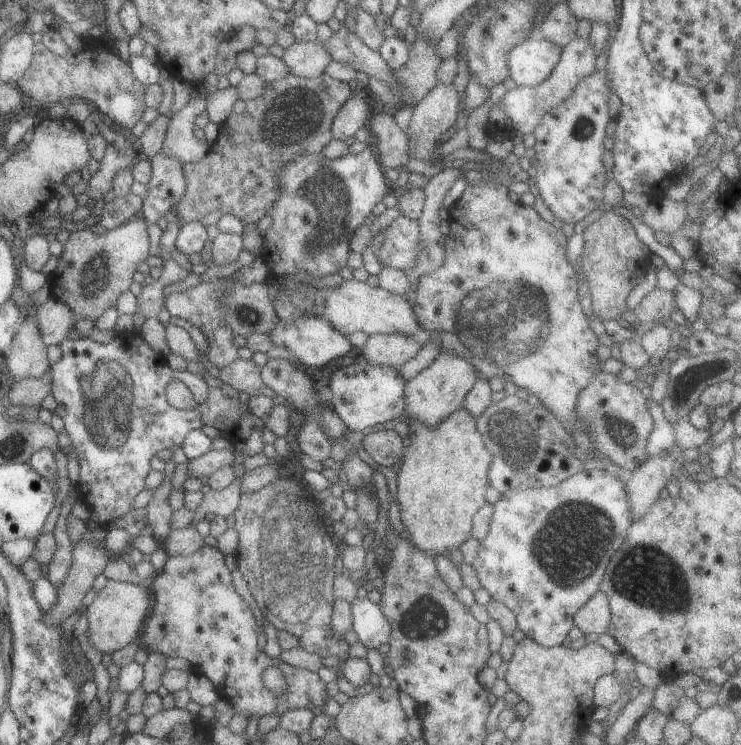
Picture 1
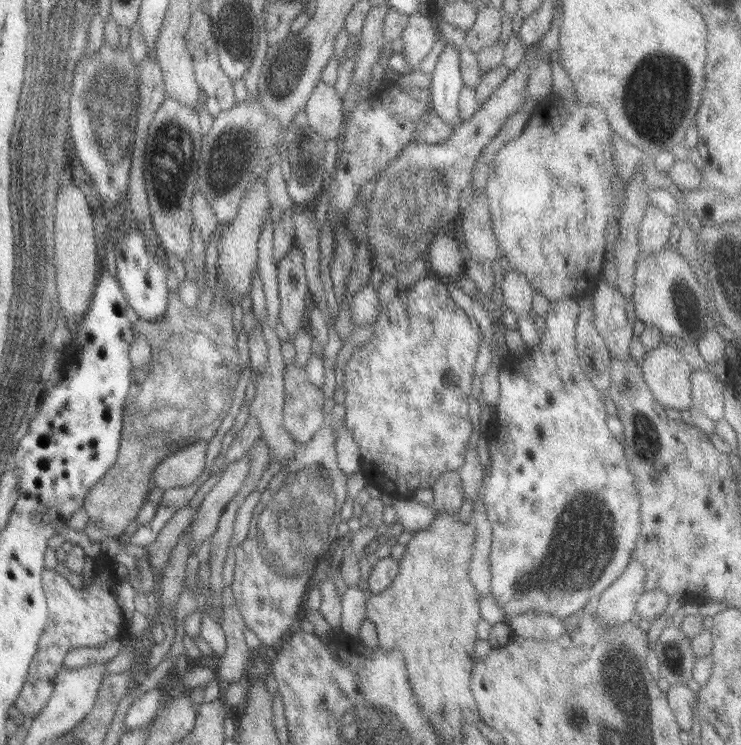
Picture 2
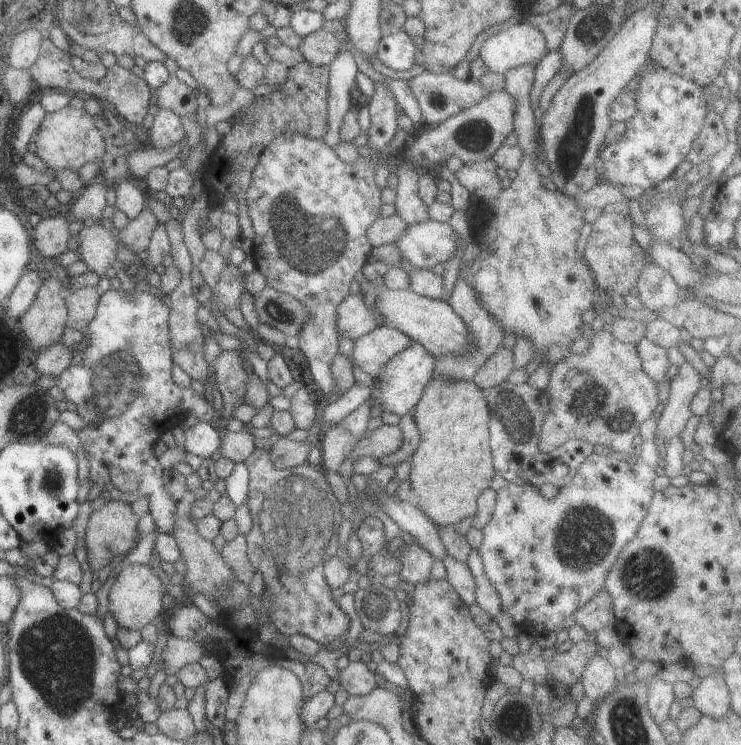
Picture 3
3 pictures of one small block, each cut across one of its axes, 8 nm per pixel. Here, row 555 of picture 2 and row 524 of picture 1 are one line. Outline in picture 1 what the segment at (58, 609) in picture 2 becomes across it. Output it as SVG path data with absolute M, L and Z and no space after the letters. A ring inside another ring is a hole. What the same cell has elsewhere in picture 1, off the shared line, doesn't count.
M133 329L128 332L119 332L113 337L113 340L107 342L107 344L92 342L89 338L73 338L73 340L71 340L71 338L65 338L59 346L61 347L62 356L55 364L48 368L51 378L50 394L55 402L54 414L60 416L63 420L65 424L64 430L69 437L69 441L71 441L72 450L78 459L78 483L75 486L77 500L85 505L91 506L91 509L94 509L97 514L98 524L100 526L105 526L107 522L122 518L127 512L133 509L132 502L135 496L144 490L144 480L151 470L150 459L157 455L165 455L170 450L180 446L189 432L200 429L201 427L201 418L199 412L195 408L179 410L167 404L166 397L164 396L167 384L172 381L185 384L185 387L191 392L193 401L196 405L202 404L207 399L209 387L205 384L201 376L190 374L187 371L171 370L171 368L167 366L163 356L151 350L151 348L140 338L139 333L137 331L135 332Z

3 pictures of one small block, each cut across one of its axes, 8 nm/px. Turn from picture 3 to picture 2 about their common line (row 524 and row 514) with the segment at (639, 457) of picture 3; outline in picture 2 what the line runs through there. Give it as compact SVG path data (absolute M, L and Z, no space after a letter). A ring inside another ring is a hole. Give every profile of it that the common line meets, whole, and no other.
M561 295L557 300L549 303L548 309L543 316L545 329L540 336L540 341L537 346L528 349L529 358L523 362L523 372L525 374L529 374L531 370L539 370L541 372L539 388L537 388L537 384L533 386L533 380L531 380L533 376L529 376L527 378L527 382L531 384L529 390L521 390L523 396L527 396L525 404L517 402L519 398L511 396L511 404L507 404L507 426L505 426L505 384L499 384L499 397L497 397L497 403L495 403L495 408L493 408L495 430L491 428L491 432L487 434L487 438L491 440L491 448L488 448L489 476L482 482L483 495L480 496L480 499L484 515L491 527L490 552L488 555L490 595L495 599L497 606L499 606L502 618L512 618L512 616L516 616L516 614L521 614L522 612L542 612L562 621L572 614L582 612L586 607L592 607L593 604L597 603L599 593L602 593L622 573L625 565L630 560L631 550L634 548L639 532L640 504L637 500L637 494L635 494L636 488L633 488L633 482L631 482L631 478L633 477L631 477L631 473L627 469L627 460L623 456L623 446L617 440L613 440L613 436L605 428L605 421L608 417L604 408L606 395L601 393L601 390L595 389L589 383L589 380L585 378L576 355L574 328L578 312L579 309L576 300L569 296Z

